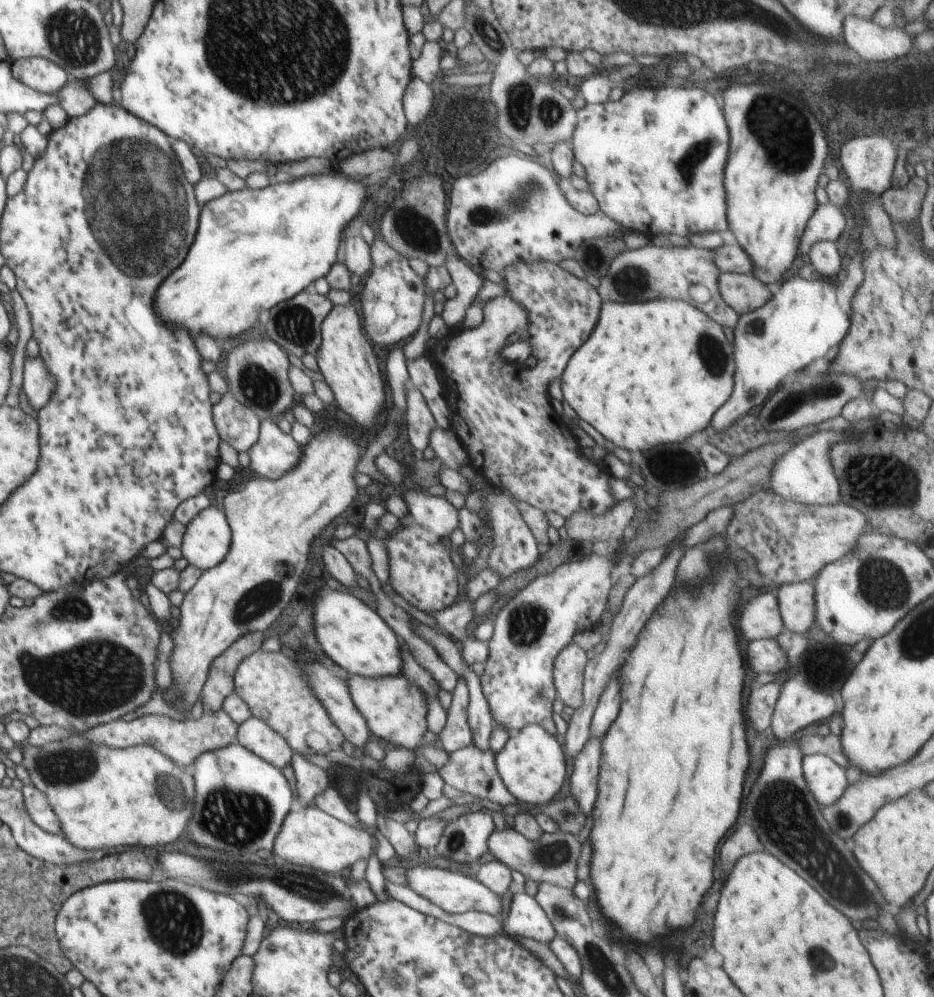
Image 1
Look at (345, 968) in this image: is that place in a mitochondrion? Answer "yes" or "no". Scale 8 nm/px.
no

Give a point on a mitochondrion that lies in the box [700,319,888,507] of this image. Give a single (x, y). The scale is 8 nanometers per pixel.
(826, 390)

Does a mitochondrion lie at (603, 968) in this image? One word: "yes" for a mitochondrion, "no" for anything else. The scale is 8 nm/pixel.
yes

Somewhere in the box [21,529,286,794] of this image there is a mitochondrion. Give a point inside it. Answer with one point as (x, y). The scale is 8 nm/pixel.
(68, 765)

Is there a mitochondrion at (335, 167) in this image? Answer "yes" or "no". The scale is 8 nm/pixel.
no

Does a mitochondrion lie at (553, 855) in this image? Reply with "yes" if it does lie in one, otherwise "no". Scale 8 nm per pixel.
yes

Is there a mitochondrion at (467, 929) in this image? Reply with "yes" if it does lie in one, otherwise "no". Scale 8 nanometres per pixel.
no

